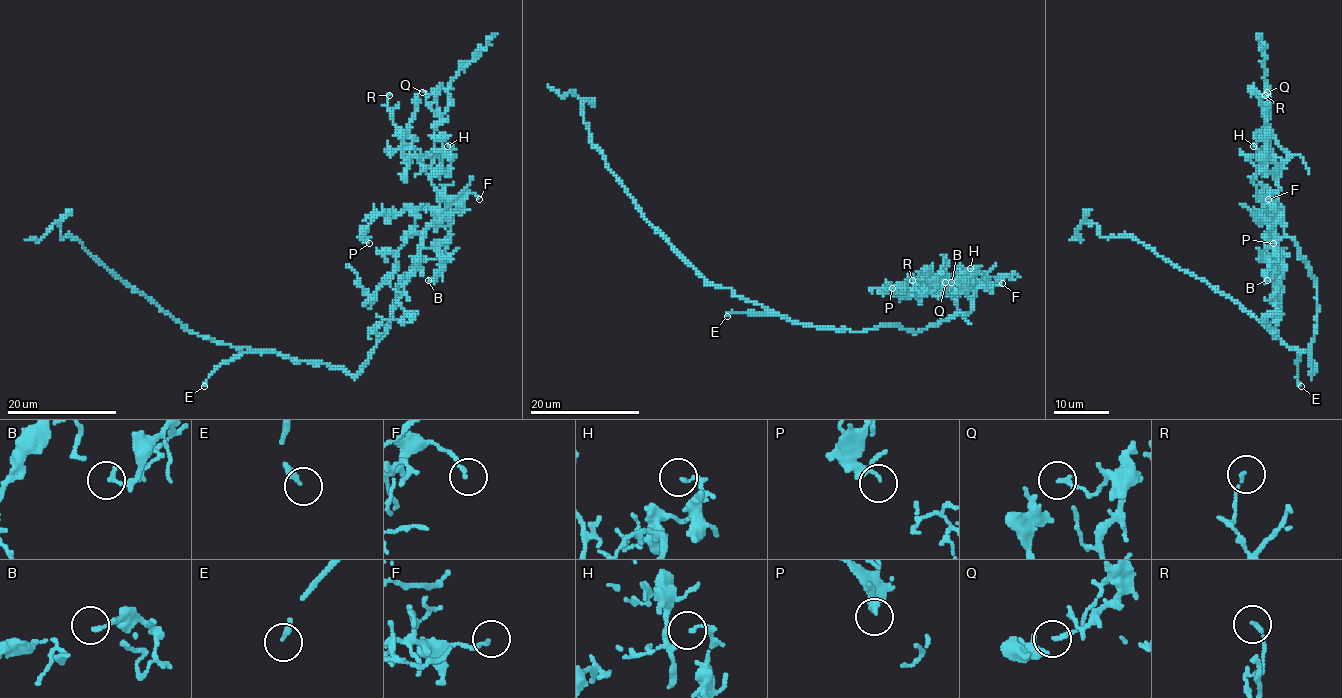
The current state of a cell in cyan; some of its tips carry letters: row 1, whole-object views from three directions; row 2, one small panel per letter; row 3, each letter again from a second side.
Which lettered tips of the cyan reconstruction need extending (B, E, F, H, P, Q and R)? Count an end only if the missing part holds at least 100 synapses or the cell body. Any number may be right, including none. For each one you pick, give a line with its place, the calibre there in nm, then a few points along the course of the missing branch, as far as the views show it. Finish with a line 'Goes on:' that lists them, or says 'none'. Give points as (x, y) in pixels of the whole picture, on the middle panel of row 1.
E: place (727, 316); calibre 180 nm; course (727, 316), (726, 328), (731, 343)
Goes on: E

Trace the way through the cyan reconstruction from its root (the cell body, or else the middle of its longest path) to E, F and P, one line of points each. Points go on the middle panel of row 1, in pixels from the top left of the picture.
E: (851, 330), (816, 328), (792, 323), (778, 315), (728, 312), (727, 316)
F: (851, 330), (897, 326), (922, 331), (944, 319), (966, 315), (973, 299), (967, 294), (981, 283), (1002, 283)
P: (851, 330), (922, 331), (972, 308), (973, 299), (941, 284), (911, 291), (888, 284), (892, 288)

